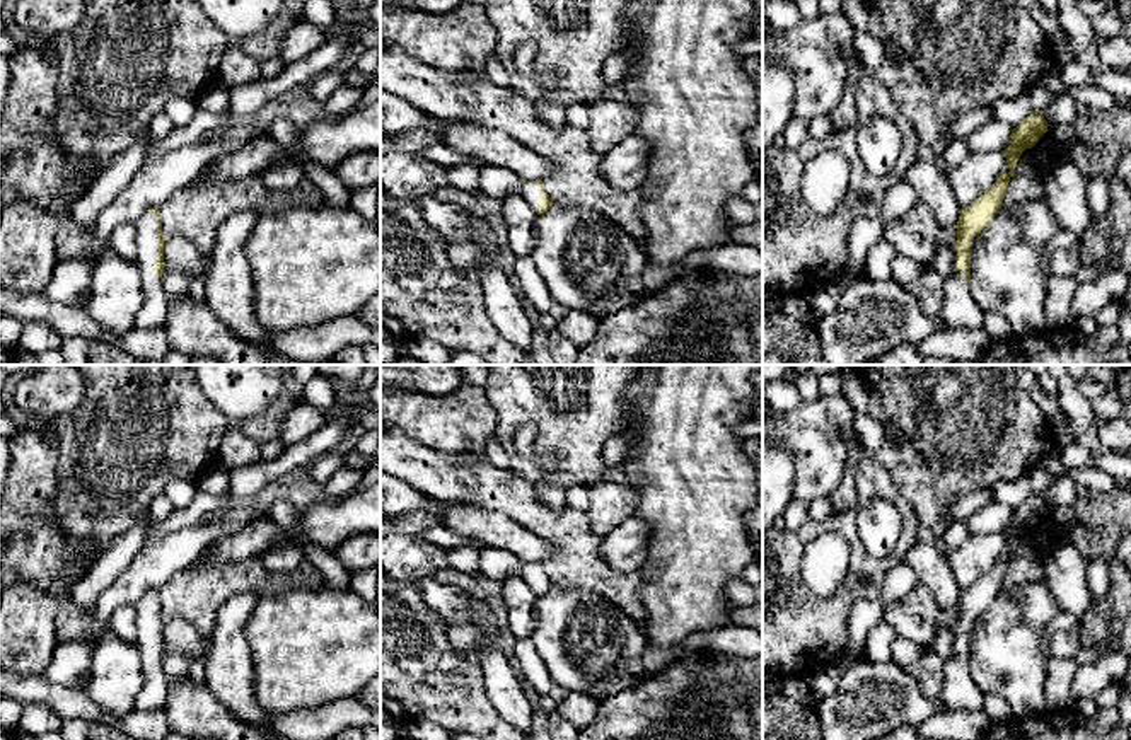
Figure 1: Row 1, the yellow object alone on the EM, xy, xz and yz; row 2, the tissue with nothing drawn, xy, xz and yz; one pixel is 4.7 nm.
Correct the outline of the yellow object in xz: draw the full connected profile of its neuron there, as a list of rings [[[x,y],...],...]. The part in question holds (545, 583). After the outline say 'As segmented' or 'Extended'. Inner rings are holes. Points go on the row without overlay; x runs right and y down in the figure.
[[[525,563],[522,566],[520,576],[527,581],[529,588],[537,595],[546,595],[549,588],[553,587],[553,581],[544,571],[544,564],[536,563]]]. Extended

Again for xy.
[[[159,588],[148,590],[135,609],[135,643],[143,660],[143,685],[135,697],[135,709],[160,711],[167,699],[169,682],[162,668],[165,621]]]. Extended

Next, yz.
[[[1035,493],[1013,510],[1010,527],[1001,534],[1010,554],[1001,556],[989,573],[962,590],[952,627],[954,656],[945,660],[940,697],[926,697],[919,684],[894,660],[873,663],[861,658],[841,674],[838,691],[817,708],[824,740],[877,740],[899,726],[919,725],[942,709],[983,713],[983,691],[976,687],[969,670],[971,633],[977,617],[1001,592],[1022,534],[1032,530],[1047,508],[1041,493]]]. Extended

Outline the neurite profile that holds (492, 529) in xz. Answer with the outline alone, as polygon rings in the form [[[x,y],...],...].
[[[454,503],[449,510],[435,512],[454,534],[476,539],[484,547],[510,551],[522,563],[544,563],[553,556],[553,544],[505,513]]]

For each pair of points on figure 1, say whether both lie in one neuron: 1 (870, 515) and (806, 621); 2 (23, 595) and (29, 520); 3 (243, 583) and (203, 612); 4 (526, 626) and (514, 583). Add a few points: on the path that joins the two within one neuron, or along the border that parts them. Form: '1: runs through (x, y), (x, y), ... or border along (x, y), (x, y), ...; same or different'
1: border along (857, 507), (862, 546), (872, 556), (889, 554); different
2: border along (17, 582), (58, 592), (62, 597); different
3: runs through (232, 583), (210, 602); same
4: runs through (519, 616), (517, 594); same

